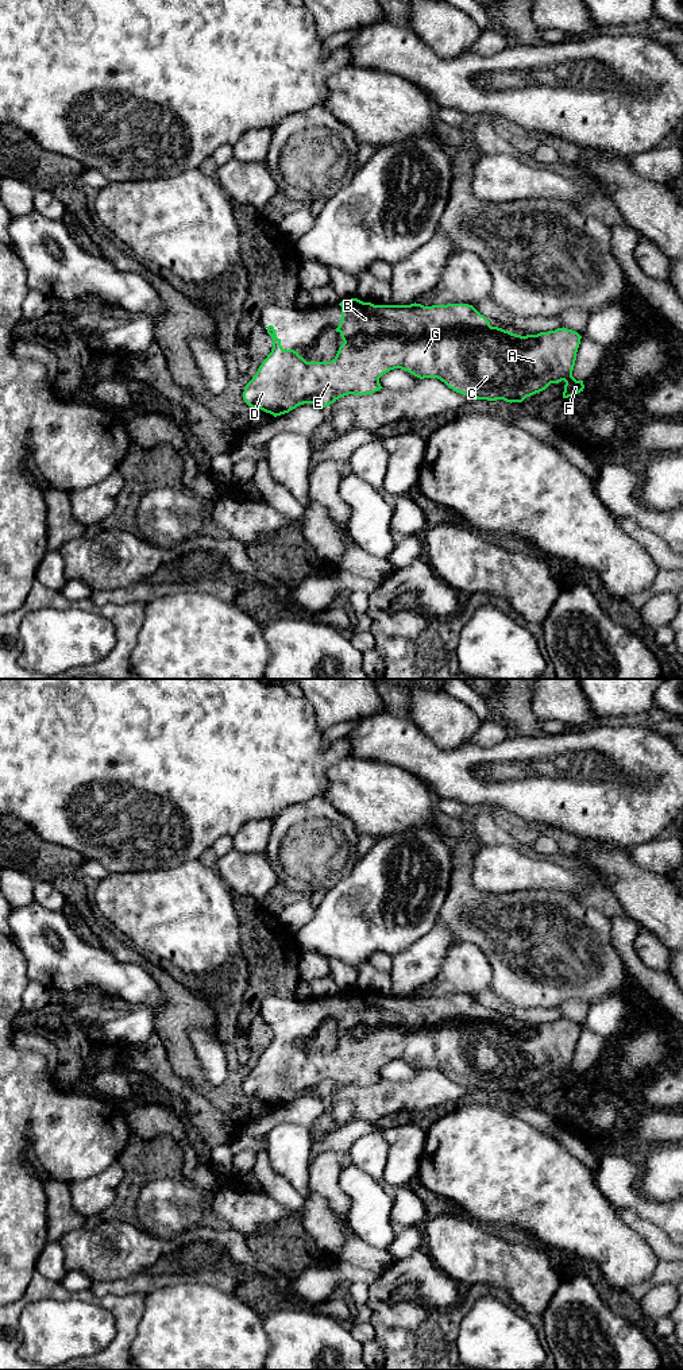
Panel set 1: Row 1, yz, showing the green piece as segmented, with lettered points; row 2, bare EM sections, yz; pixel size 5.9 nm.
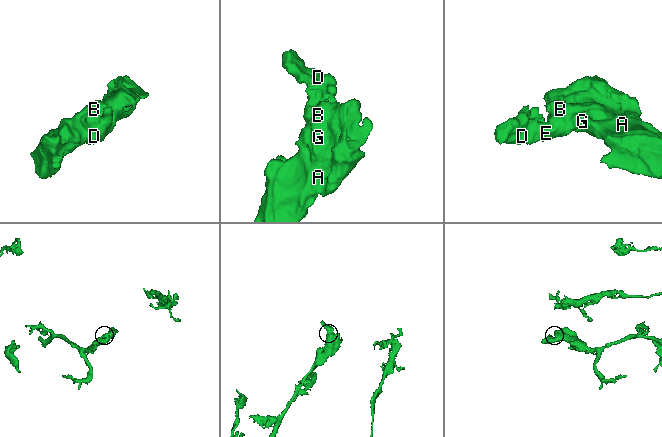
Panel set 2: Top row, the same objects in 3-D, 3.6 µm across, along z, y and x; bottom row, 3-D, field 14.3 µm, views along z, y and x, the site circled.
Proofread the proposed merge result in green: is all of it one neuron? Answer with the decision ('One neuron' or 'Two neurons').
One neuron

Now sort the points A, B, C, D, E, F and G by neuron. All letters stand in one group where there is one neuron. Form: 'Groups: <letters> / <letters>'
Groups: A B C D E F G

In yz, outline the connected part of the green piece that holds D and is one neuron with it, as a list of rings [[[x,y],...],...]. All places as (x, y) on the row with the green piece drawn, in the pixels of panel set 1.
[[[351,298],[342,301],[339,305],[342,306],[342,319],[335,331],[342,335],[344,343],[339,347],[336,356],[331,362],[306,362],[297,351],[283,350],[274,327],[267,327],[273,348],[244,387],[243,400],[248,406],[261,409],[274,417],[289,413],[304,404],[316,404],[325,408],[348,394],[373,394],[383,389],[379,378],[394,368],[408,371],[420,379],[437,378],[449,389],[463,395],[487,401],[503,400],[510,404],[522,402],[526,397],[545,390],[551,383],[562,381],[566,382],[563,398],[572,397],[584,389],[583,381],[576,381],[572,377],[582,339],[572,329],[563,327],[537,335],[521,336],[498,327],[491,327],[490,321],[468,304],[432,306],[416,302],[410,305],[374,305]]]

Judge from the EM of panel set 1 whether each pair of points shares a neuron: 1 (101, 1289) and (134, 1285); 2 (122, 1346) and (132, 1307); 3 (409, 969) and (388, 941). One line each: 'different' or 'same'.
1: same
2: same
3: different

